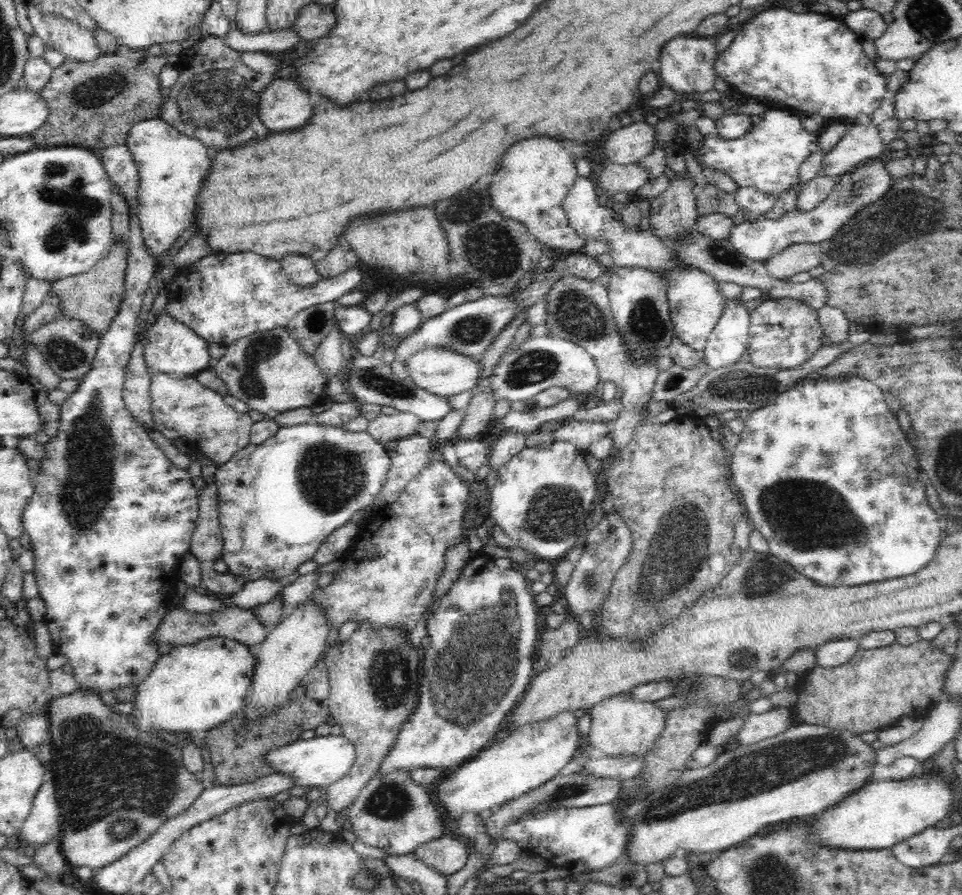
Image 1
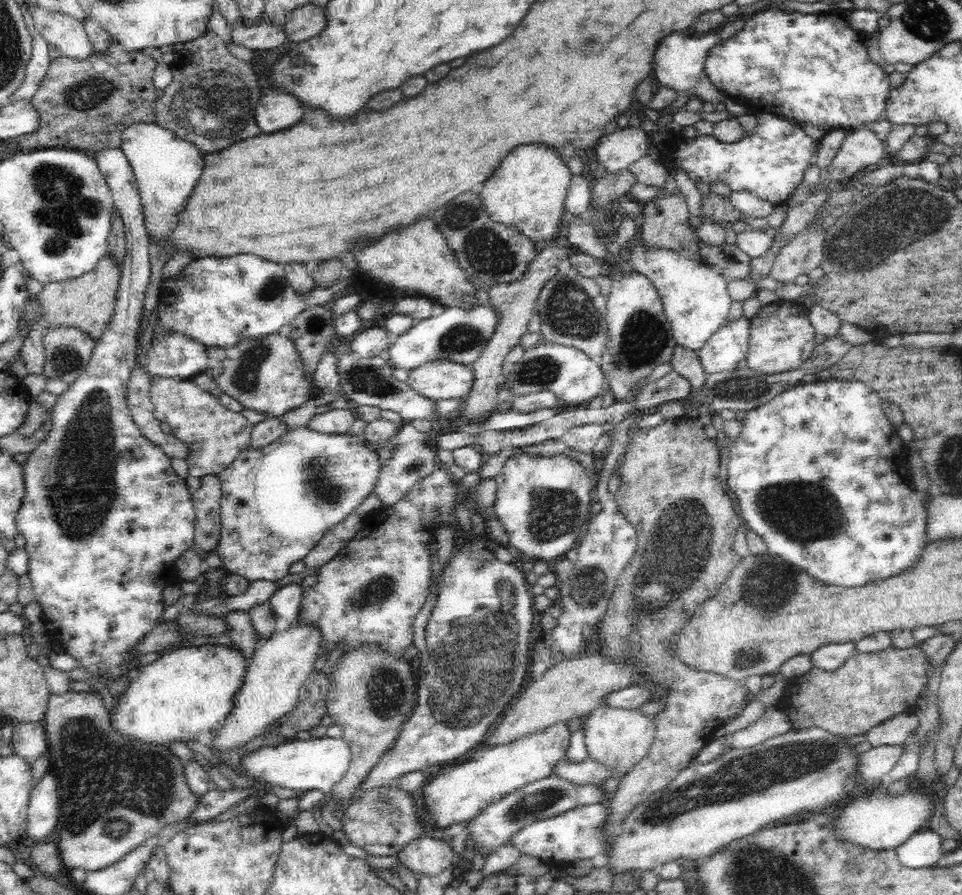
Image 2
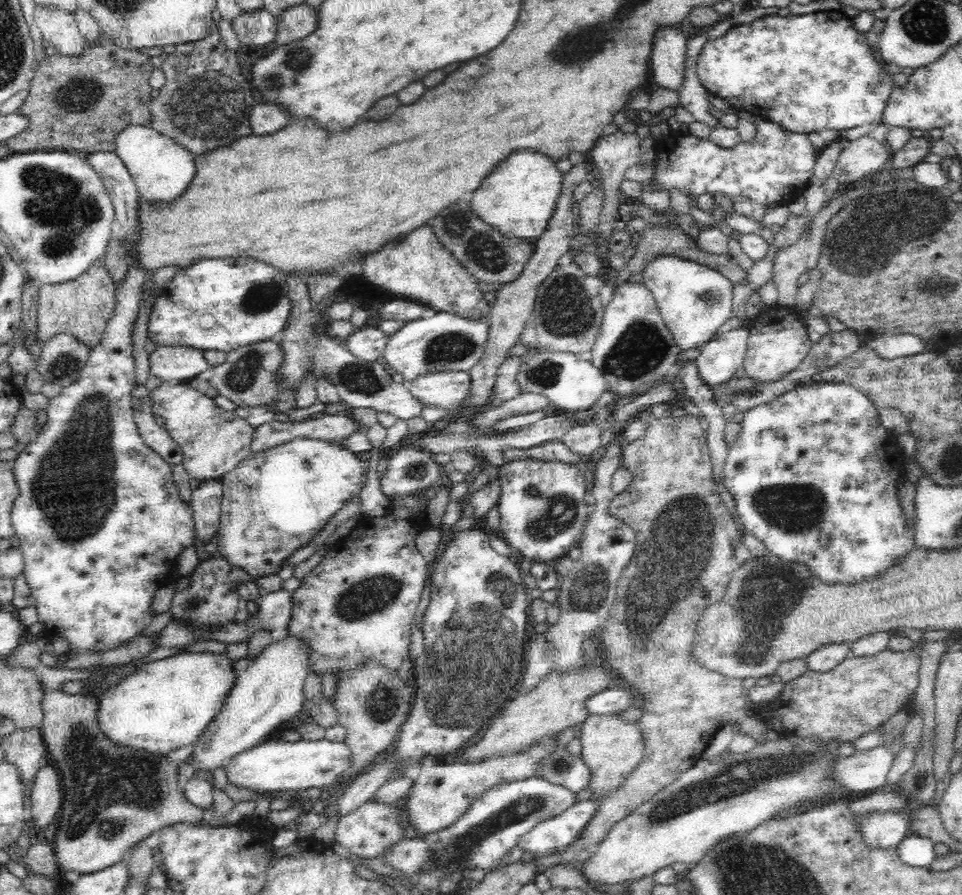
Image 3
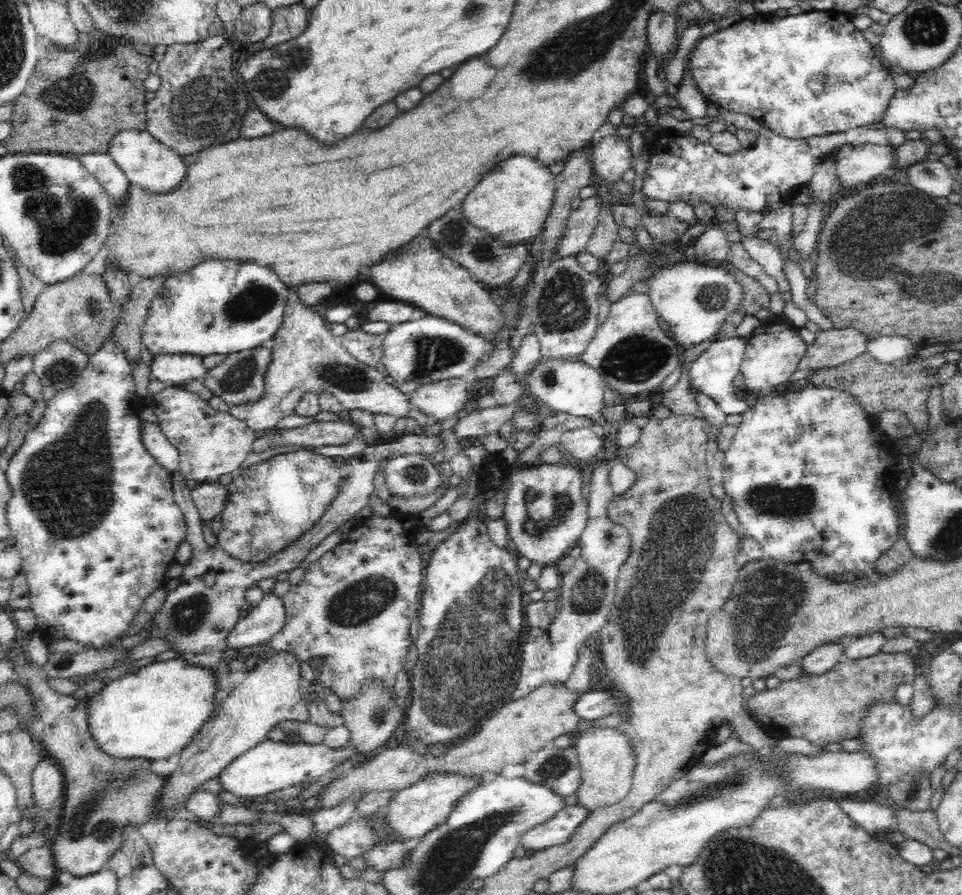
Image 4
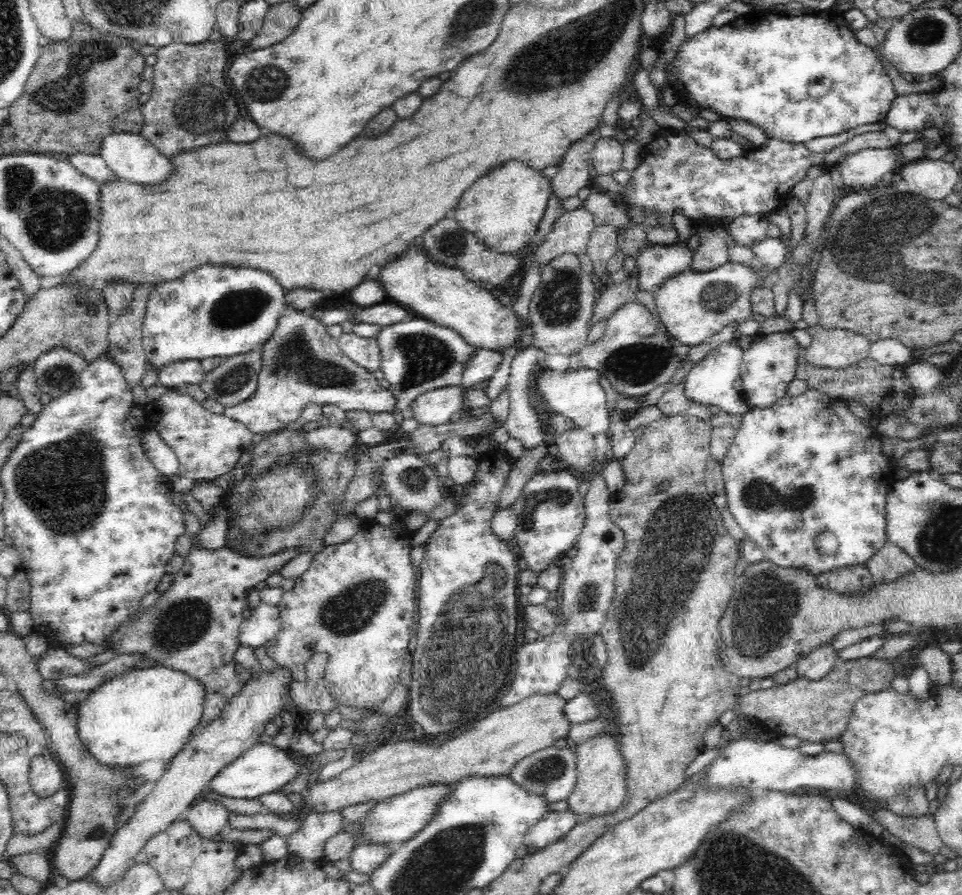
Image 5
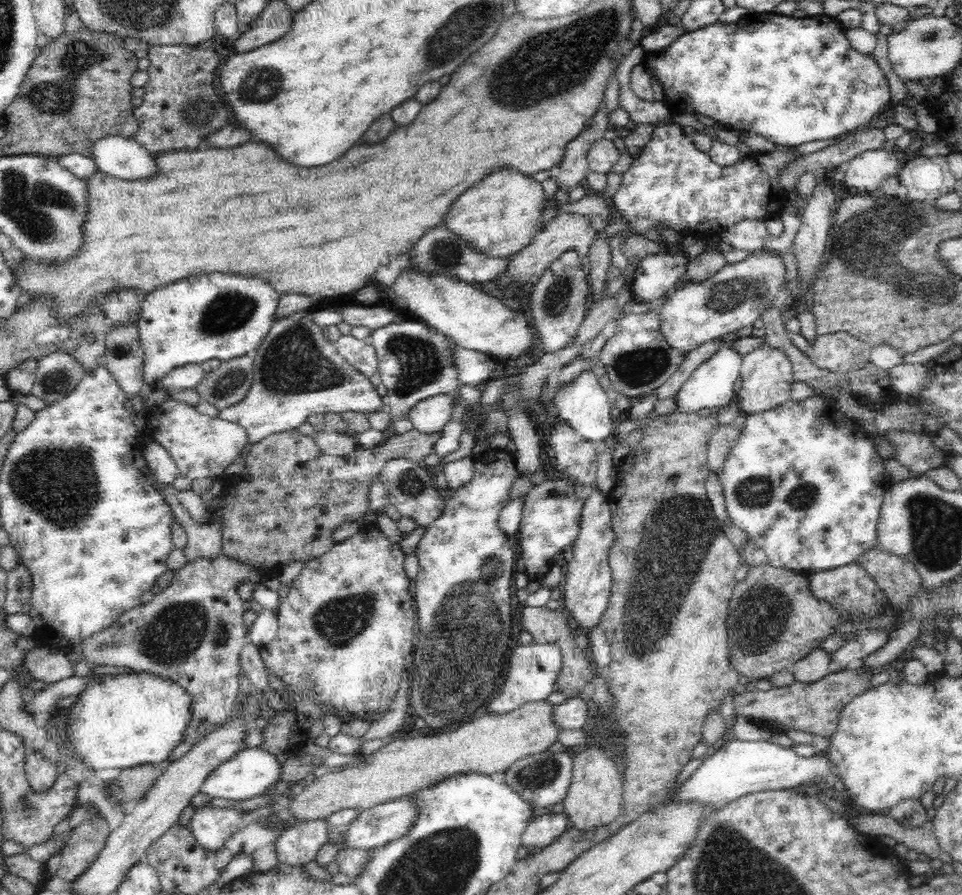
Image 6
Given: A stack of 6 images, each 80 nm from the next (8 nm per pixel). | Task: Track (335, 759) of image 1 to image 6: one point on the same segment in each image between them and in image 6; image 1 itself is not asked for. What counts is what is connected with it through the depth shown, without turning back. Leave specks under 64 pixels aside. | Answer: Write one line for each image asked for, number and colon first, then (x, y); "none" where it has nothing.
2: (318, 763)
3: (275, 765)
4: (271, 765)
5: (263, 768)
6: (253, 770)

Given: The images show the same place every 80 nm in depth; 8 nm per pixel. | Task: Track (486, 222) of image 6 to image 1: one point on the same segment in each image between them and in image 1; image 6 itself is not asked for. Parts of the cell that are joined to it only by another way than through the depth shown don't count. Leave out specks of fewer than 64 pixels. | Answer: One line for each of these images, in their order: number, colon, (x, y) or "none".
1: (535, 175)
2: (528, 190)
3: (519, 198)
4: (512, 203)
5: (504, 209)

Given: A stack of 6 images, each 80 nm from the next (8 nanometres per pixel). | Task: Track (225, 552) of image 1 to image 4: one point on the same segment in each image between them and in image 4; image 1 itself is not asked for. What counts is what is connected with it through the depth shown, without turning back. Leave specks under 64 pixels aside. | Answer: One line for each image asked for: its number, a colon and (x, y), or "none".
2: (277, 502)
3: (276, 501)
4: (270, 506)

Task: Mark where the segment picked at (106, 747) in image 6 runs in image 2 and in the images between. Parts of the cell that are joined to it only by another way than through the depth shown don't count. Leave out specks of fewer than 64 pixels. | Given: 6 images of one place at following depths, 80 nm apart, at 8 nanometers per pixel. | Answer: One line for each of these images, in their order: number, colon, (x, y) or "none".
2: (190, 690)
3: (165, 704)
4: (152, 712)
5: (144, 714)

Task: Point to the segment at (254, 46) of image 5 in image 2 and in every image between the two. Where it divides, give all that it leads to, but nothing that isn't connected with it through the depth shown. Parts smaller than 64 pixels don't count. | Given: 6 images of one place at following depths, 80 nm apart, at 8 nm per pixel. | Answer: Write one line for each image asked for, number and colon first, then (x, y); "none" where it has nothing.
2: (306, 21)
3: (297, 22)
4: (288, 22)

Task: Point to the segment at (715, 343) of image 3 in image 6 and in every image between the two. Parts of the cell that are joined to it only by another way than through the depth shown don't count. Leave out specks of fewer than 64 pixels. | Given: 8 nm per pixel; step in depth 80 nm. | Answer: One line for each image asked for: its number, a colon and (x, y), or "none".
4: (712, 373)
5: (711, 381)
6: (711, 385)

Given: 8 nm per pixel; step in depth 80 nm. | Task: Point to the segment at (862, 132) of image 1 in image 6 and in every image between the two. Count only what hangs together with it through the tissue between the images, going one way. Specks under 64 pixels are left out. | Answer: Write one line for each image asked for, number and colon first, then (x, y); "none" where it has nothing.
2: (861, 149)
3: (864, 156)
4: (866, 162)
5: (863, 170)
6: (865, 172)

